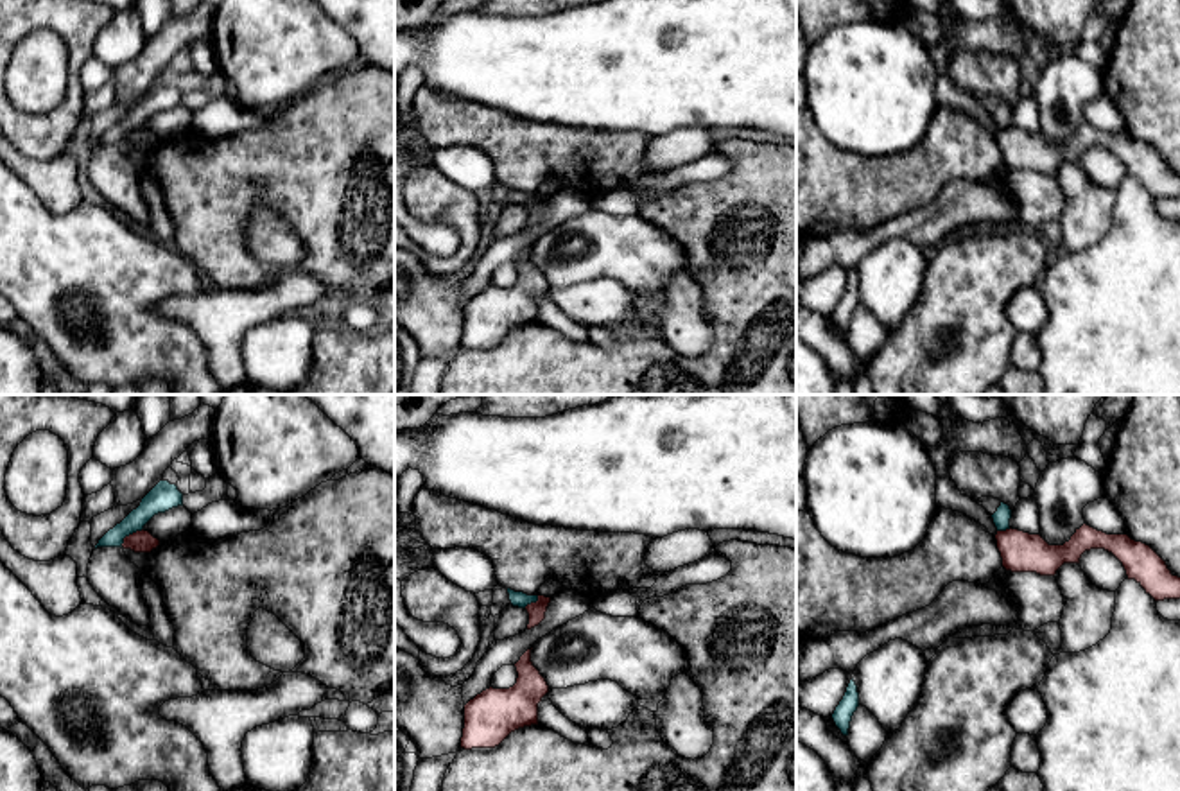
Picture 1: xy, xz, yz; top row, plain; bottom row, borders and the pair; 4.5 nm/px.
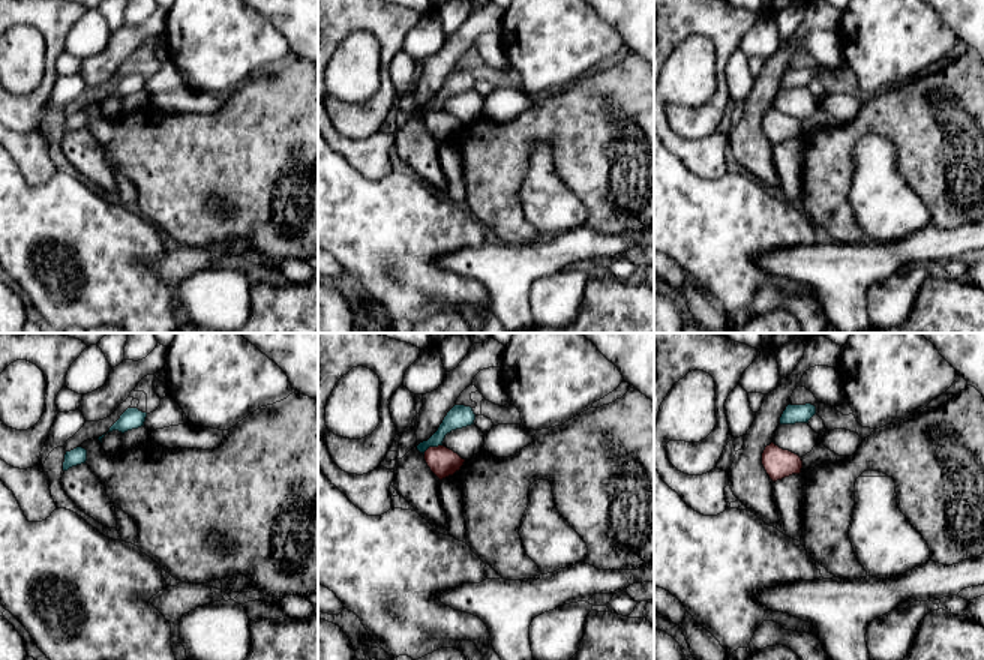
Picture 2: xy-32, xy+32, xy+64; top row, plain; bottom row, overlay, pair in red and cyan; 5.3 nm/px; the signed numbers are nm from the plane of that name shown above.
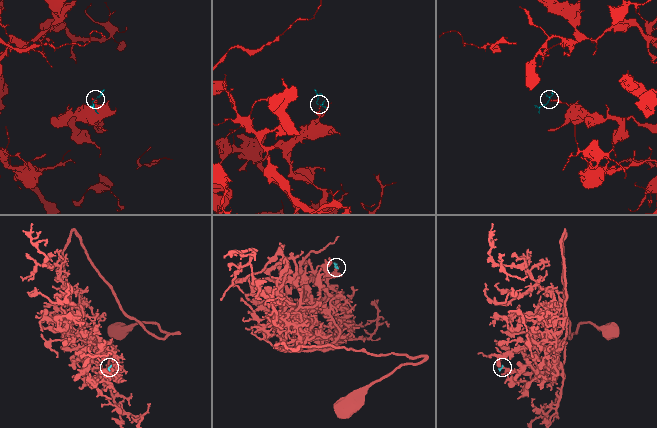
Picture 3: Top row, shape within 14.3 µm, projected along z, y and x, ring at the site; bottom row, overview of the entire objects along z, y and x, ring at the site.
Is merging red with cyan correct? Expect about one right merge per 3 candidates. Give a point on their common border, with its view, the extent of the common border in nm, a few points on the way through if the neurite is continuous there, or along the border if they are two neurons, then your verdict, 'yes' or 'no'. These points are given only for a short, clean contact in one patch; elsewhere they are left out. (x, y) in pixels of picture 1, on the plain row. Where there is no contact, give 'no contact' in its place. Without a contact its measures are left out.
xy (130, 133) | 130 nm | along xy (142, 126), (130, 131), (121, 144) | no

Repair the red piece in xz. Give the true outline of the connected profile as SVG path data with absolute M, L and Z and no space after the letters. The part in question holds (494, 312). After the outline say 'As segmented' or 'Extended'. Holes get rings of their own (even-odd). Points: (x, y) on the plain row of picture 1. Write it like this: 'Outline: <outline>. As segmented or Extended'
Outline: M527 248L515 262L518 276L509 287L486 287L464 303L461 346L495 346L511 330L538 323L538 301L549 283Z. As segmented

